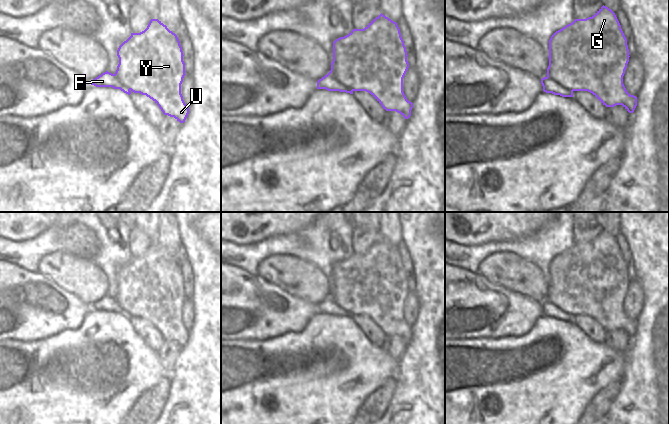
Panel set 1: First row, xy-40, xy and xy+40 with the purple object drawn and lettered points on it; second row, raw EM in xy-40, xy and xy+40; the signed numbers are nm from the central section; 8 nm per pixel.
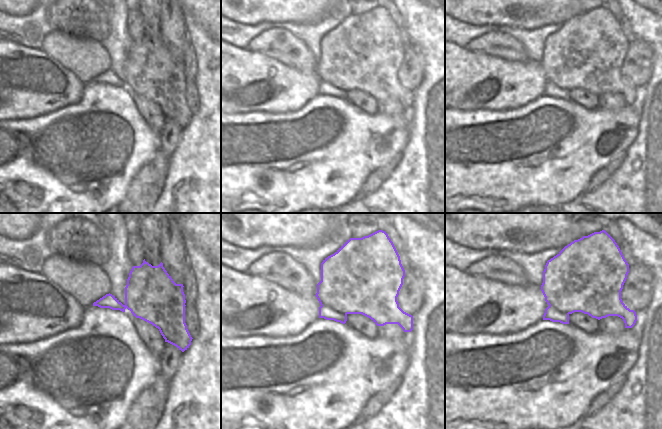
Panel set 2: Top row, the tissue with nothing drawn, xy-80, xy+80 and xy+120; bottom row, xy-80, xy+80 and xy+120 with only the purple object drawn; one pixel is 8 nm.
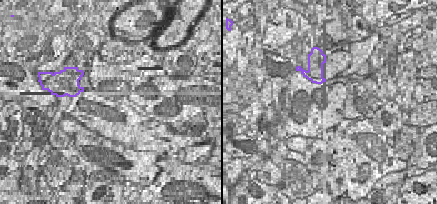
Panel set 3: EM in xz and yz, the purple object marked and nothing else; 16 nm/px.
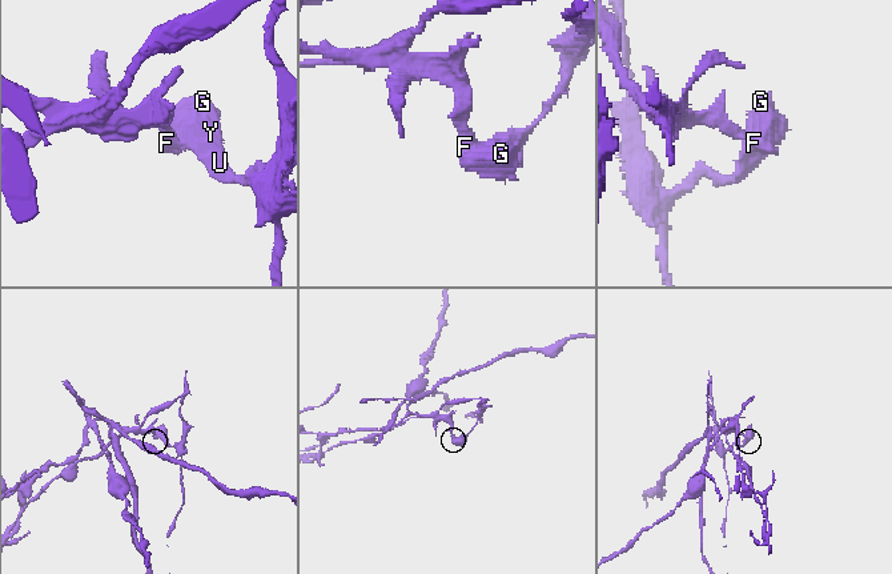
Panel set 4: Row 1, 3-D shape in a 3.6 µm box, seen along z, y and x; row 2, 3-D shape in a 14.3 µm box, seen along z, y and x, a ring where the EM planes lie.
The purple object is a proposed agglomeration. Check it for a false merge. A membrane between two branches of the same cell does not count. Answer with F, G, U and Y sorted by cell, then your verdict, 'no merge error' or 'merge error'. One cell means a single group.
F / G U Y | merge error

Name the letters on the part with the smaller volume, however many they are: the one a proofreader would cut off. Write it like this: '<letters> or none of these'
G, U, Y

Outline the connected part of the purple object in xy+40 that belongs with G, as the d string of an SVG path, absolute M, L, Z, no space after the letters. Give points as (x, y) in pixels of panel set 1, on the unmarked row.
M603 229L592 241L575 243L551 260L547 301L566 313L592 317L606 331L622 329L633 337L637 321L630 319L623 308L629 278L627 263L615 237Z

